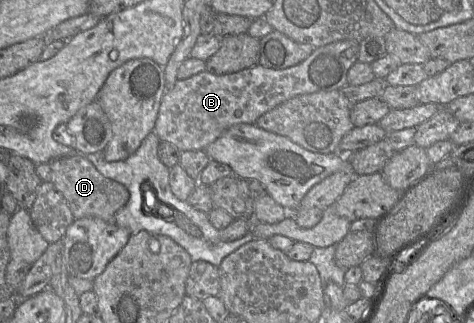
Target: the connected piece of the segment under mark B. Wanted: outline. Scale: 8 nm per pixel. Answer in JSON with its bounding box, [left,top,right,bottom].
[153,40,358,152]

